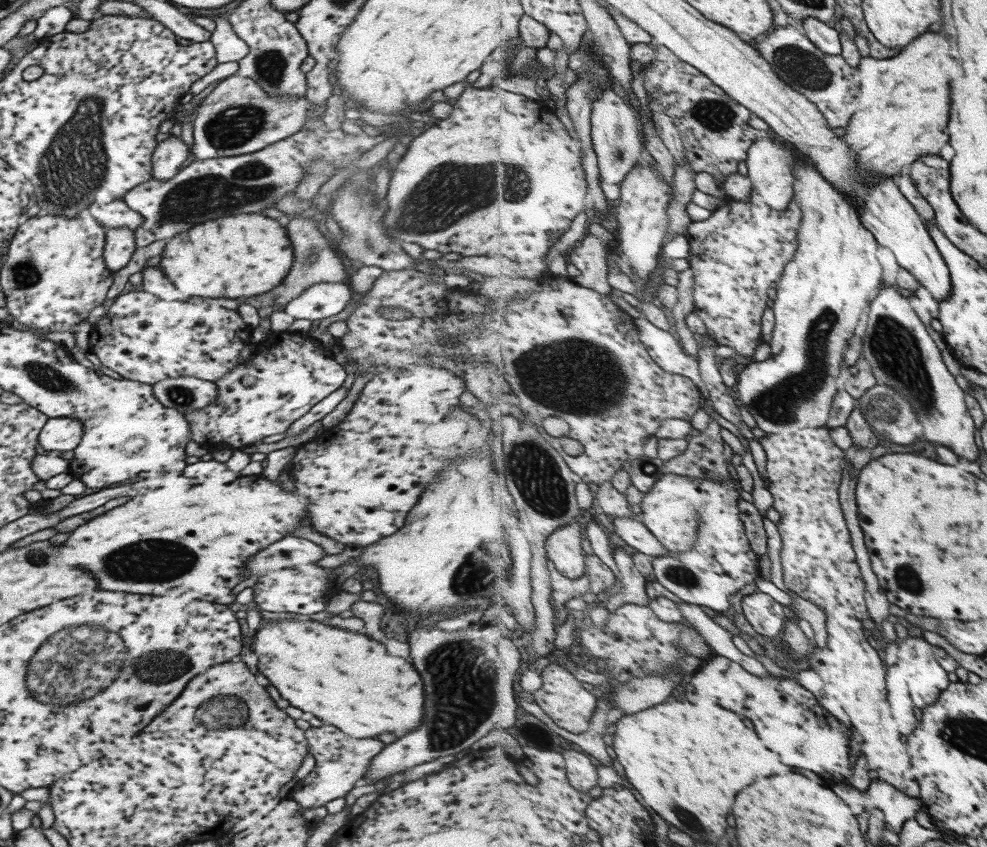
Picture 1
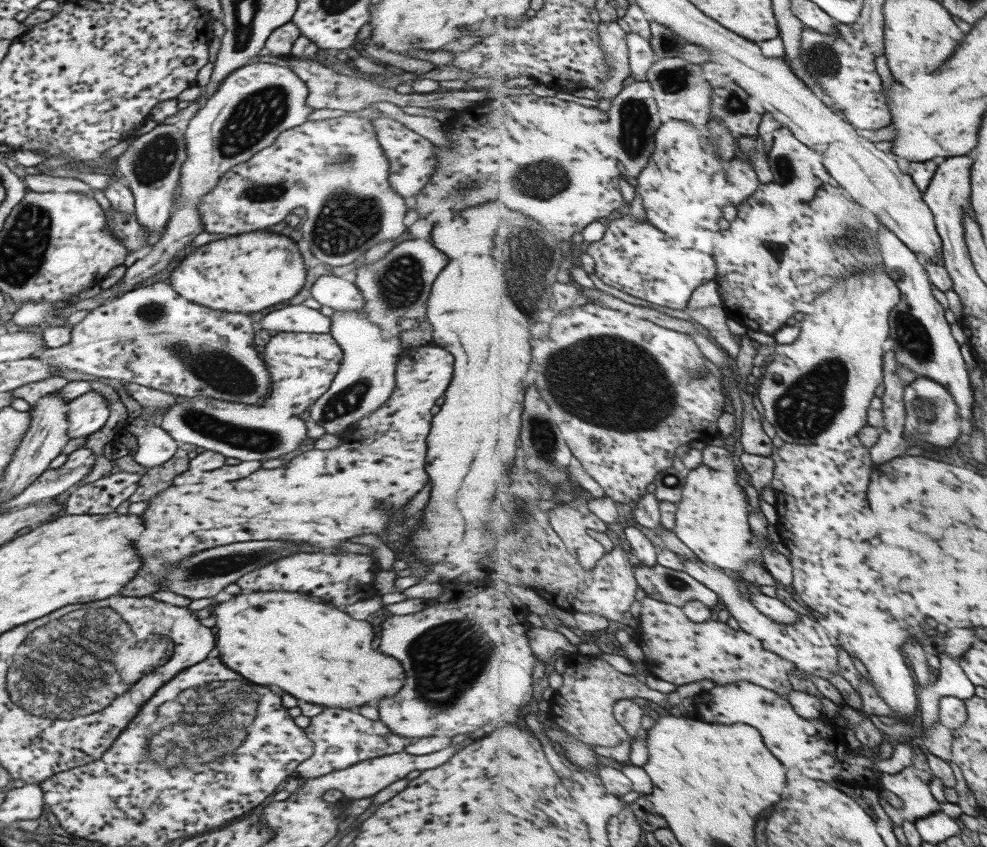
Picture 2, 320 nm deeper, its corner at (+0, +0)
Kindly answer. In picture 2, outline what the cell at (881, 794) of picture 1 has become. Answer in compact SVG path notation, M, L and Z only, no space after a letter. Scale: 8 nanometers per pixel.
M911 767L904 768L897 774L882 773L880 785L884 790L893 792L901 798L903 807L900 809L906 821L916 822L920 818L931 816L938 812L945 812L947 816L958 817L962 811L956 803L939 802L932 793L929 783L926 783Z

